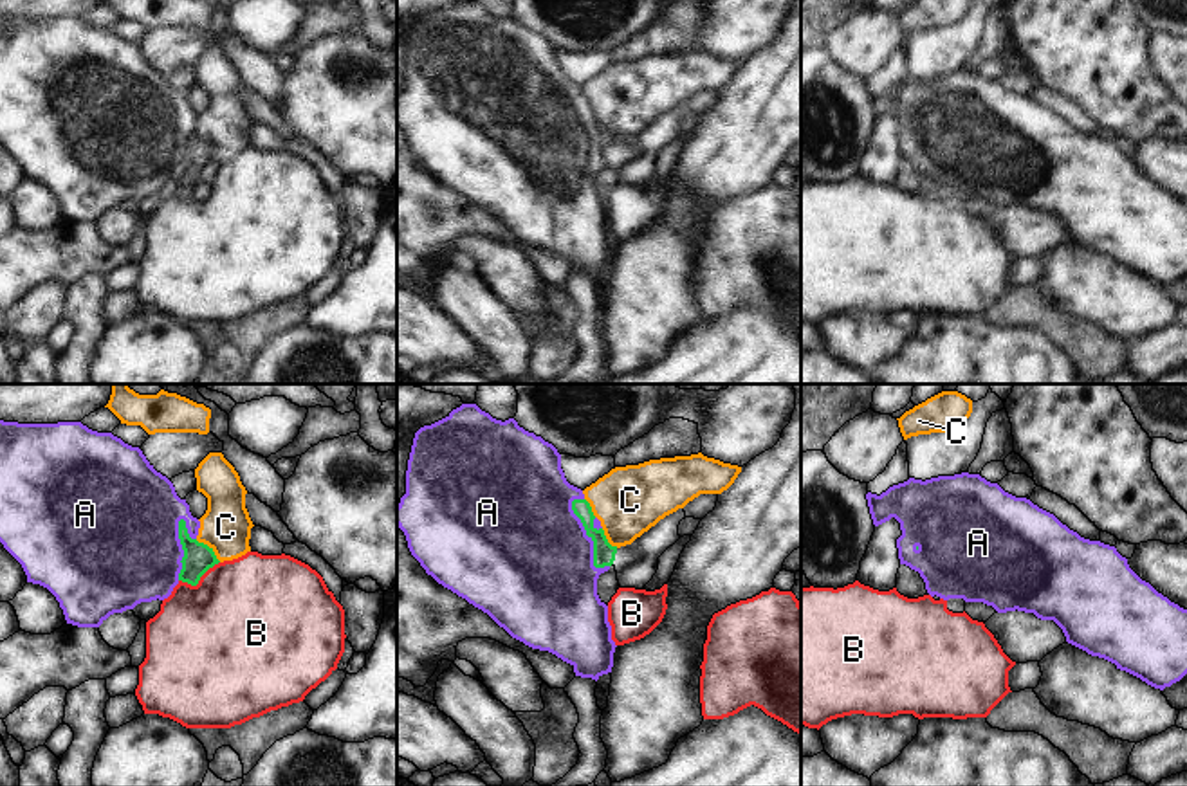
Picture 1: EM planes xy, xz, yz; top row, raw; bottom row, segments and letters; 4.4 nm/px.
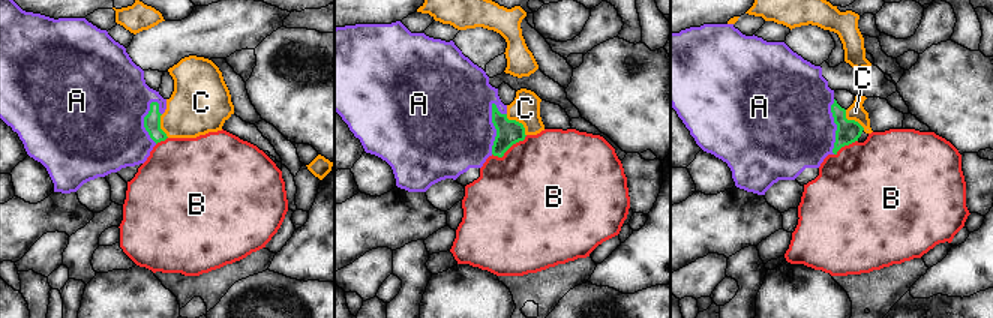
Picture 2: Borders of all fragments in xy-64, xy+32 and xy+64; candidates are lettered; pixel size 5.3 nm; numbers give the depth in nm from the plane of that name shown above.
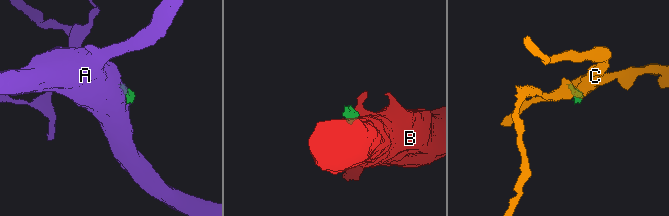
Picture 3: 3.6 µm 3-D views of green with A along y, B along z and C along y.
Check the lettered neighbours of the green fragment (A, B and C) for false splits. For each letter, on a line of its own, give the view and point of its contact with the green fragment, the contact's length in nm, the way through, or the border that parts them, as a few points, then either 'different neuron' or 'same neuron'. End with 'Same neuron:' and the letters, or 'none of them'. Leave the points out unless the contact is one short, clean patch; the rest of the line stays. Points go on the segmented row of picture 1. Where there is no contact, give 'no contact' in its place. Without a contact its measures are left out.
A: contact xz (592, 539); length 340 nm; same neuron
B: contact xy (199, 579); length 200 nm; border xy (219, 561), (195, 584), (179, 581); different neuron
C: contact xy (210, 548); length 160 nm; border xy (195, 539), (202, 541), (220, 561); different neuron
Same neuron: A

